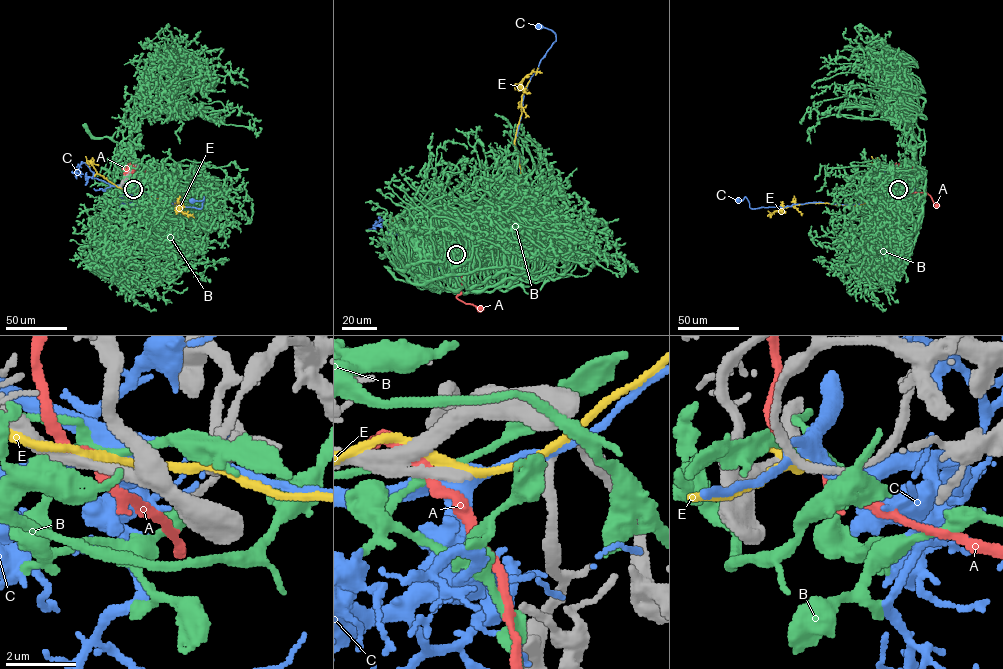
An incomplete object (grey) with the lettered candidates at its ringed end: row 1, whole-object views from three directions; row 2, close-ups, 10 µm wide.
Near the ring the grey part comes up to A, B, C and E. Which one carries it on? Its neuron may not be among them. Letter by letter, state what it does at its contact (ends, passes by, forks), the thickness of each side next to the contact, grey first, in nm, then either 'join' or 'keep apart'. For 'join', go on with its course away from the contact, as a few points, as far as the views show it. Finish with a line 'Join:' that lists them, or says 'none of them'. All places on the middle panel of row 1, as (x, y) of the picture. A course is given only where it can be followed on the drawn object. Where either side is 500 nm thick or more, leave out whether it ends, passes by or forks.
A: it passes by | 360/280 nm | keep apart
B: it forks | 320/170 nm | keep apart
C: it forks | 300/460 nm | keep apart
E: it passes by | 320/280 nm | keep apart
Join: none of them

